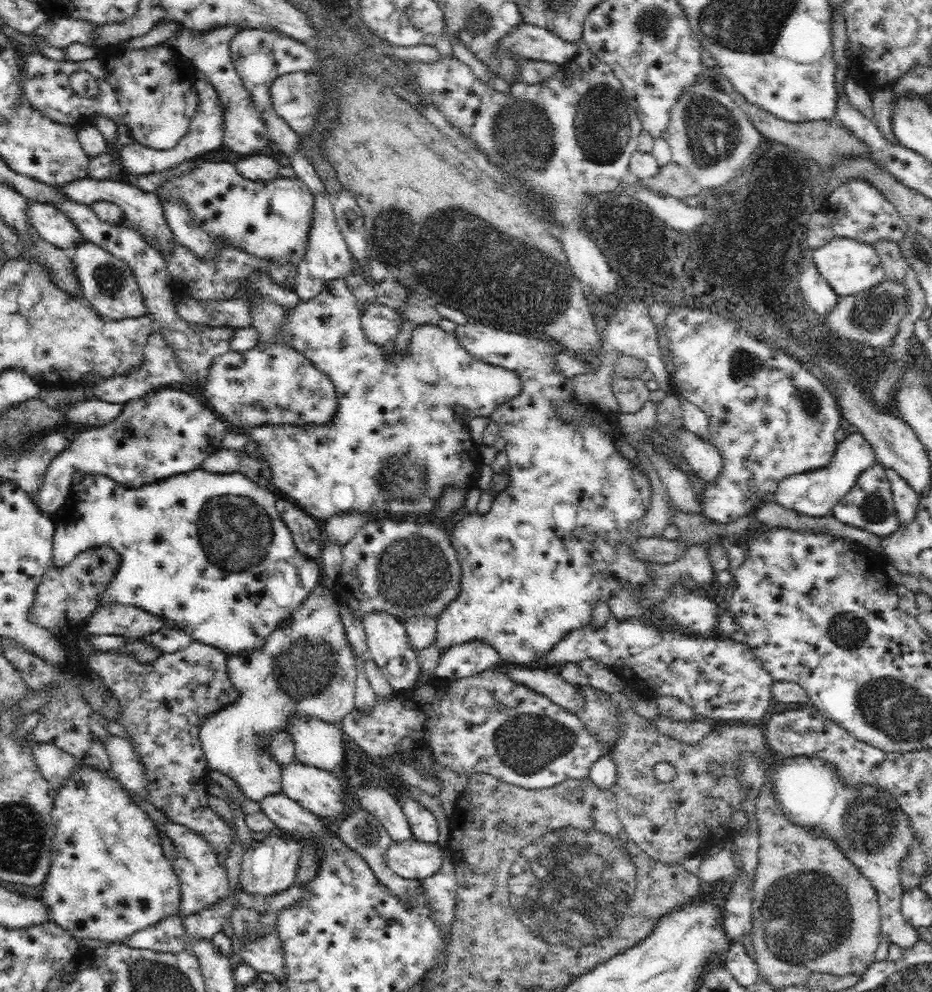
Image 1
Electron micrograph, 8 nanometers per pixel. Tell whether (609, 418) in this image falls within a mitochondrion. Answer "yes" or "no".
no

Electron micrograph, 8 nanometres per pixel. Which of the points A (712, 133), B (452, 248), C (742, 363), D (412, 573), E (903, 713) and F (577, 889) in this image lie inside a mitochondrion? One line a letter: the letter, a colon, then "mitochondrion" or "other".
A: mitochondrion
B: mitochondrion
C: mitochondrion
D: mitochondrion
E: mitochondrion
F: mitochondrion

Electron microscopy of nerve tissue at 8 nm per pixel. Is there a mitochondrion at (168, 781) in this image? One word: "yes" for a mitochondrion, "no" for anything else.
yes

